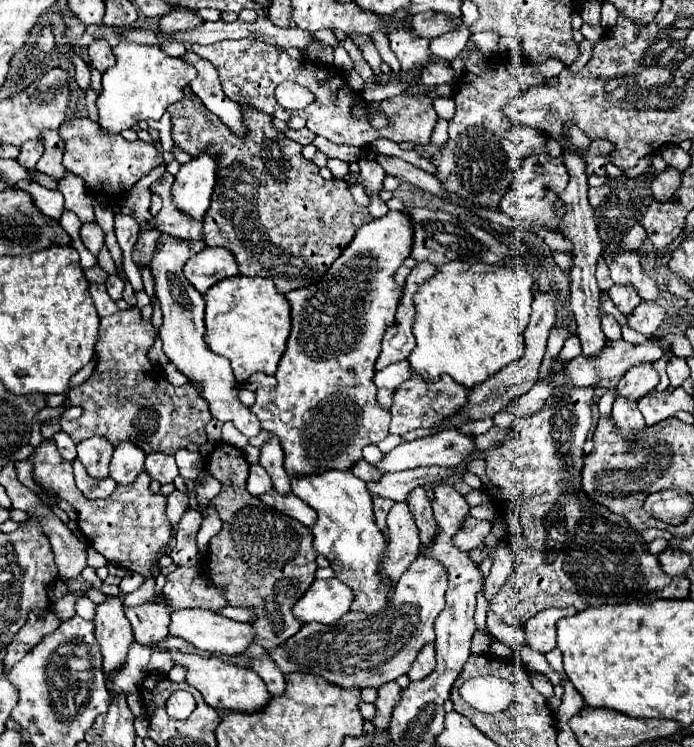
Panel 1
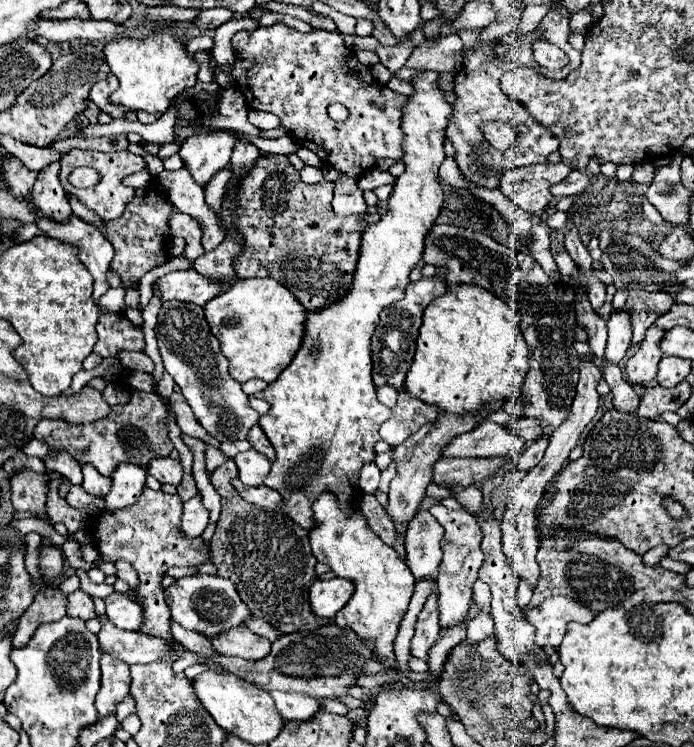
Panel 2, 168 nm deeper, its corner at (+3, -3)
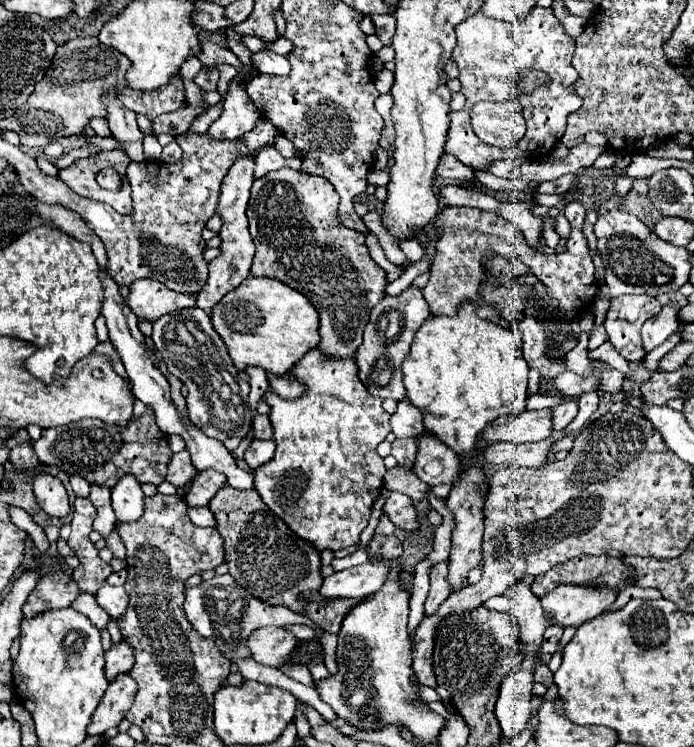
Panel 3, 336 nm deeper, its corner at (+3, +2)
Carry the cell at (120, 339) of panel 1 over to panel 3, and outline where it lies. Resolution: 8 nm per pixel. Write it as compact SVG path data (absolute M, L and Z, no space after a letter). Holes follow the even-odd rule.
M147 407L143 417L131 417L127 427L109 427L103 421L87 421L89 429L99 431L73 431L73 423L43 429L41 437L33 443L33 451L43 465L57 465L69 475L81 475L89 483L99 483L105 487L113 487L125 473L133 473L139 483L155 483L165 481L167 461L171 459L171 449L167 437L155 425L153 409Z

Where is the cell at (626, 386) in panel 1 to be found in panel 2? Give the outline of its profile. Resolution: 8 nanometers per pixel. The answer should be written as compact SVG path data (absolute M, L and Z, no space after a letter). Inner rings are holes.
M655 324L647 328L645 338L639 344L639 350L627 360L627 382L639 384L639 382L649 382L655 378L657 364L663 356L661 348L659 348L663 334L665 334L665 330Z

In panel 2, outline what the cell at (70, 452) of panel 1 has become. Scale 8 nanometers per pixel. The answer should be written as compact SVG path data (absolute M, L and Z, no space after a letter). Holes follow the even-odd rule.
M61 452L61 456L55 458L43 458L47 470L51 472L59 472L61 476L65 476L71 484L81 484L83 482L83 474L81 468L77 466L77 462L73 462L69 456L65 456L65 452Z

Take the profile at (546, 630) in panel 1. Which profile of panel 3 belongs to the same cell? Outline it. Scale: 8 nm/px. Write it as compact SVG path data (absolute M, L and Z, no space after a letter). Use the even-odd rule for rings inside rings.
M559 585L553 593L541 597L549 623L557 627L579 627L595 615L609 609L617 593L609 589L591 589L577 585Z

